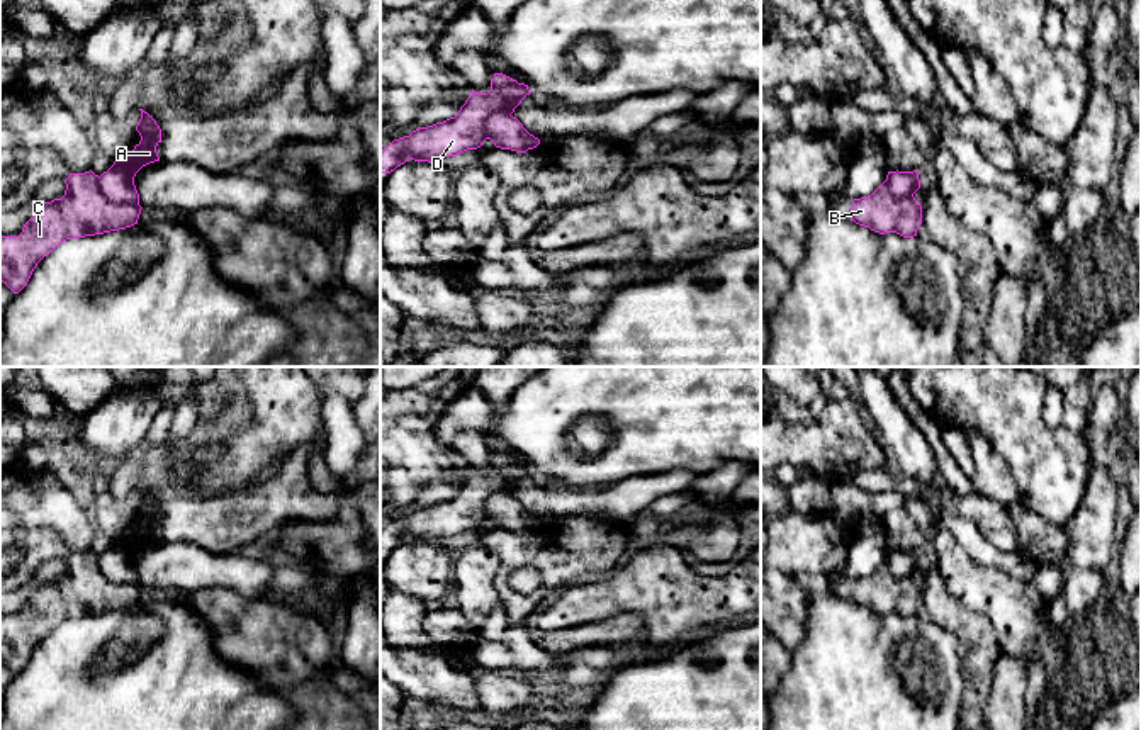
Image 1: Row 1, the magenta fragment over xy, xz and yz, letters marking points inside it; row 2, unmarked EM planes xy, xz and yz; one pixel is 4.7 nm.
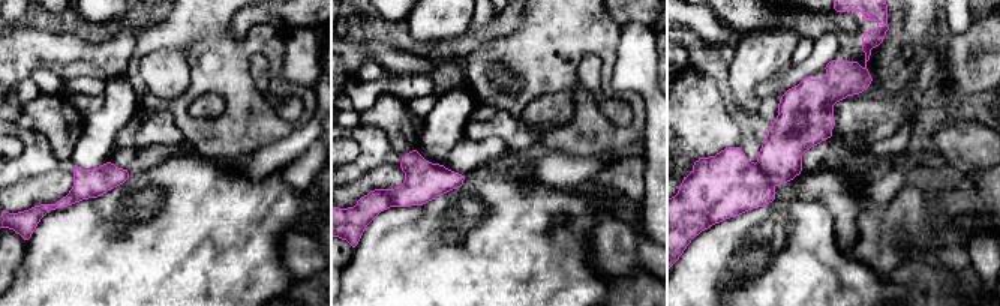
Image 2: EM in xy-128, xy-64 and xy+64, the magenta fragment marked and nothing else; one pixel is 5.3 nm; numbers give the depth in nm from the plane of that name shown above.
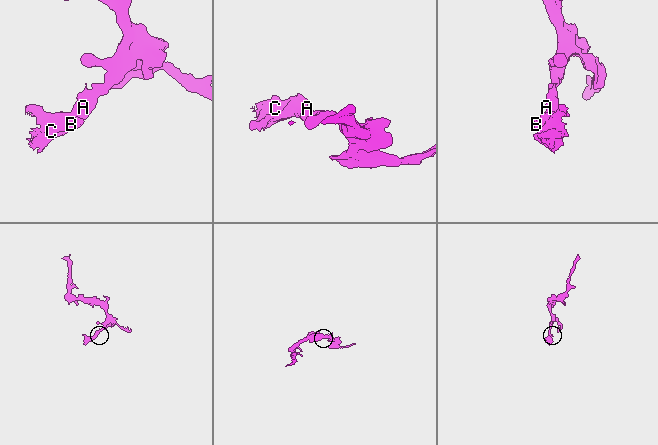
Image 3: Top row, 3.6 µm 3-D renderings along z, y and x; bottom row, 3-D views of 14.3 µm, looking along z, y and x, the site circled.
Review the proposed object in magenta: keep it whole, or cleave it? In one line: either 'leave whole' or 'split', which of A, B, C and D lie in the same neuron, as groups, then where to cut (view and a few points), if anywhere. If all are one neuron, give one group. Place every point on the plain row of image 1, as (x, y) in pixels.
split; groups A / B C D; cut xy (97, 557), (99, 567), (106, 576), (138, 586)

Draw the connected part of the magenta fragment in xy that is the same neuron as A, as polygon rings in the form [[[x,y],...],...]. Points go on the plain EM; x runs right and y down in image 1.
[[[141,491],[141,499],[136,511],[141,521],[131,535],[121,535],[114,545],[98,557],[100,569],[105,577],[114,582],[129,582],[139,586],[139,574],[134,565],[136,553],[155,542],[160,542],[156,526],[161,523],[161,509],[156,501]]]

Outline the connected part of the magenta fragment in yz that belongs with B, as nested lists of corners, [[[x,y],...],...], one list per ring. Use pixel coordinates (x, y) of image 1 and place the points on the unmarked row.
[[[885,560],[871,576],[852,581],[851,601],[880,615],[913,618],[922,604],[922,586],[913,574],[895,577]]]

